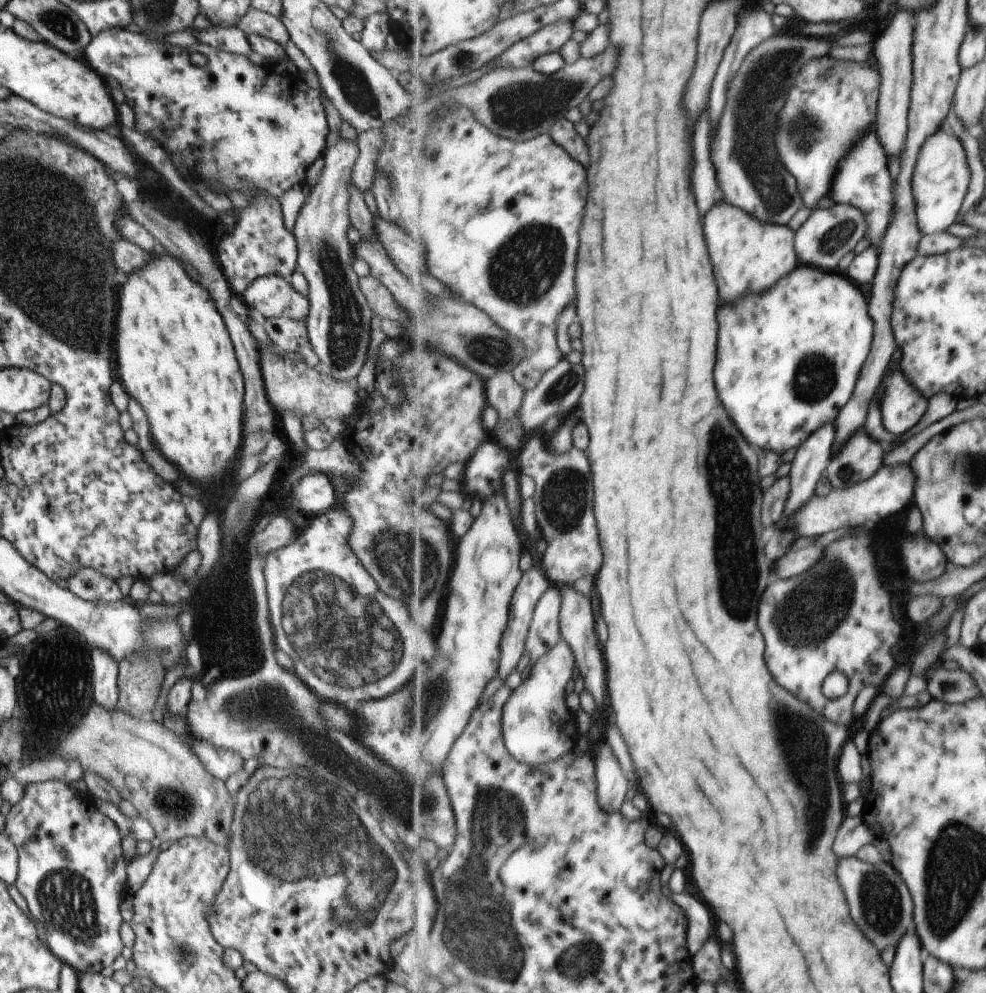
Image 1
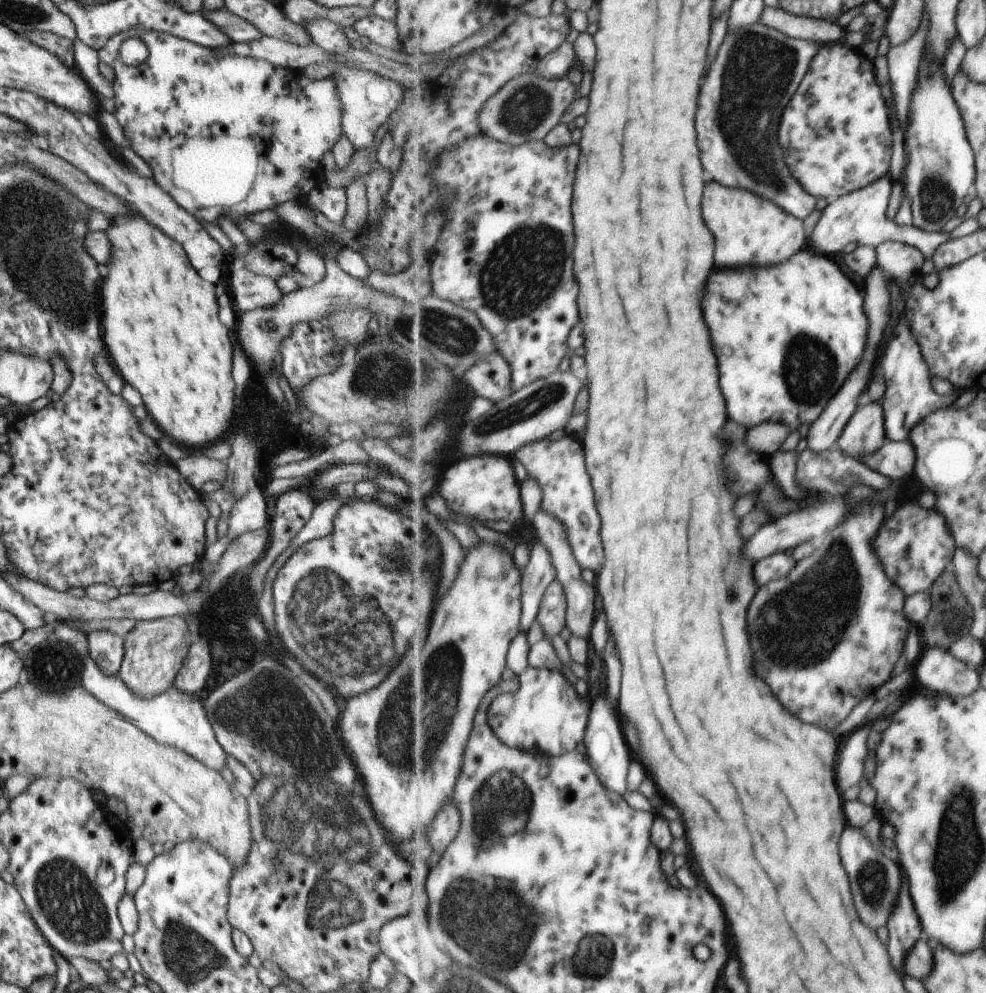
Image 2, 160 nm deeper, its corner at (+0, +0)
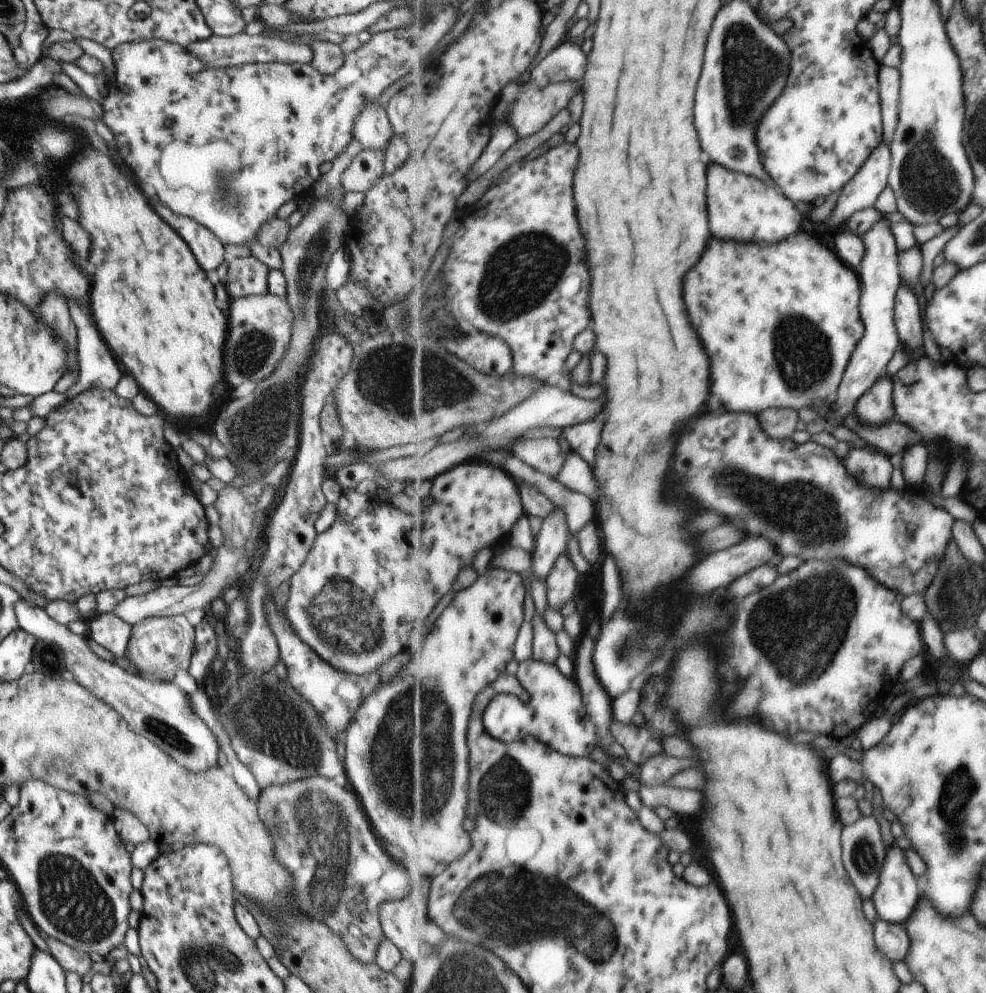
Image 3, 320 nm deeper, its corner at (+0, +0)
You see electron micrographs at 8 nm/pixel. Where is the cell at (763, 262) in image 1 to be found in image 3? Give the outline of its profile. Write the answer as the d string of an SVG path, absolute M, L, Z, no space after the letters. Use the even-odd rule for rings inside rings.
M709 164L709 222L713 226L713 236L771 244L795 234L801 228L803 216L775 184L724 166Z

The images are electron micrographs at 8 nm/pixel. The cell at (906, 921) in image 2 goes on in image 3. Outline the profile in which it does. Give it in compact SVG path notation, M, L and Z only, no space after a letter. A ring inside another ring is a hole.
M892 845L887 851L887 862L881 874L881 884L875 892L875 906L881 918L903 924L915 910L922 894L905 851Z

